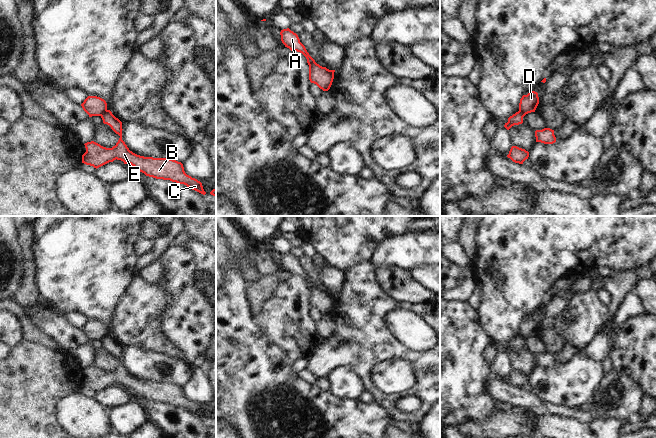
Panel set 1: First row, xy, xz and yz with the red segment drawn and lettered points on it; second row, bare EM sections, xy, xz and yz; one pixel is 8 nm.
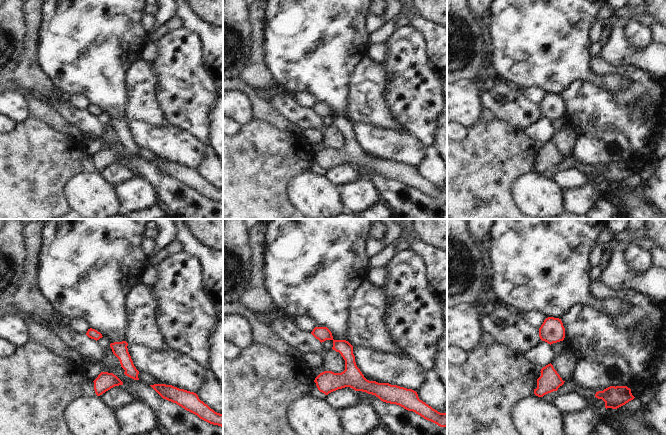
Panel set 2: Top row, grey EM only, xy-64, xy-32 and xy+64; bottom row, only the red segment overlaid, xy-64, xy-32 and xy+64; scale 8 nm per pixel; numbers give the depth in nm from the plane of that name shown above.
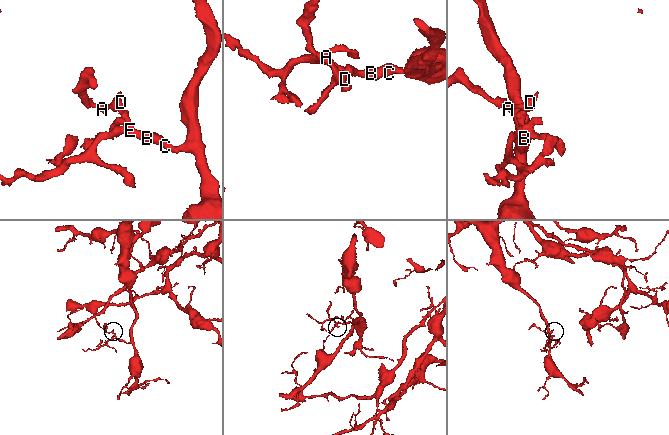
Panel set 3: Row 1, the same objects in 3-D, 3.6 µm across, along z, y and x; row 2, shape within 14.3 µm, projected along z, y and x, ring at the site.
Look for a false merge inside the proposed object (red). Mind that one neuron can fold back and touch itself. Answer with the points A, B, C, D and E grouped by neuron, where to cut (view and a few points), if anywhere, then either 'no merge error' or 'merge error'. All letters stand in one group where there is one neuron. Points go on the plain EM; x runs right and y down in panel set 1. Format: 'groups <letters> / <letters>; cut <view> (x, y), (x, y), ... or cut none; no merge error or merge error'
groups A D / B C E; cut xy (108, 334), (100, 339); merge error

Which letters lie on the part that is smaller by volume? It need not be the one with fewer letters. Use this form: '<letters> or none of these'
A, D

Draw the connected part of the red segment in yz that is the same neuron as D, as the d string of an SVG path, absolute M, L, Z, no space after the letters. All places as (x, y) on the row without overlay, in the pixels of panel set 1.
M535 315L523 319L519 327L519 335L525 340L528 337L535 336L539 328L538 317Z

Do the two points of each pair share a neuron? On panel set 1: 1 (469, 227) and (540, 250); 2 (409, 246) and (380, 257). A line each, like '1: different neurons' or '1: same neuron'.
1: different neurons
2: same neuron

